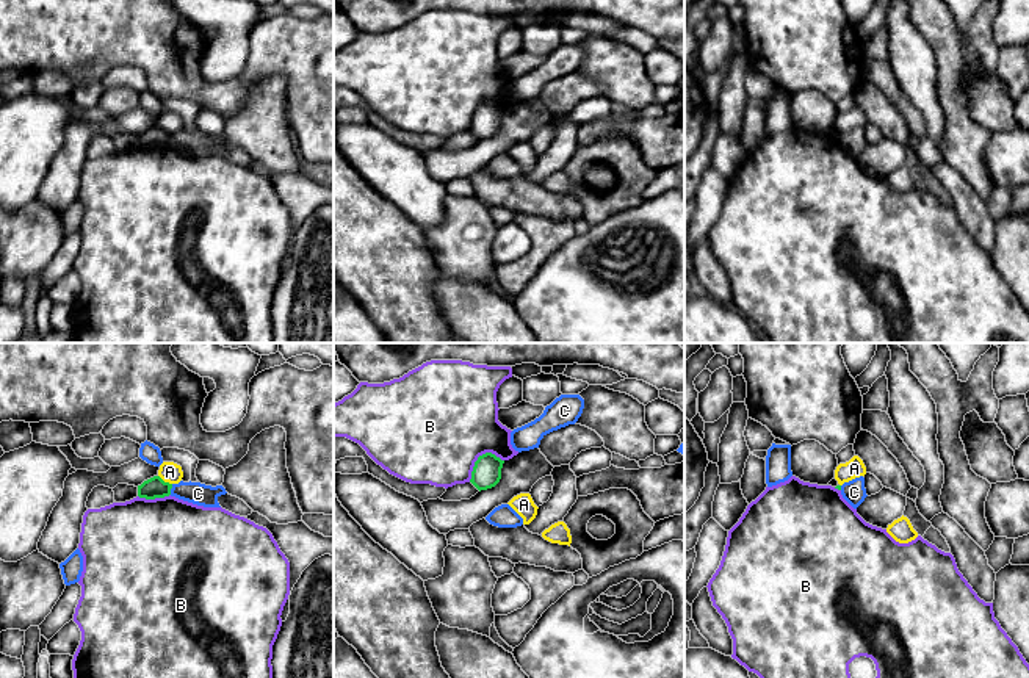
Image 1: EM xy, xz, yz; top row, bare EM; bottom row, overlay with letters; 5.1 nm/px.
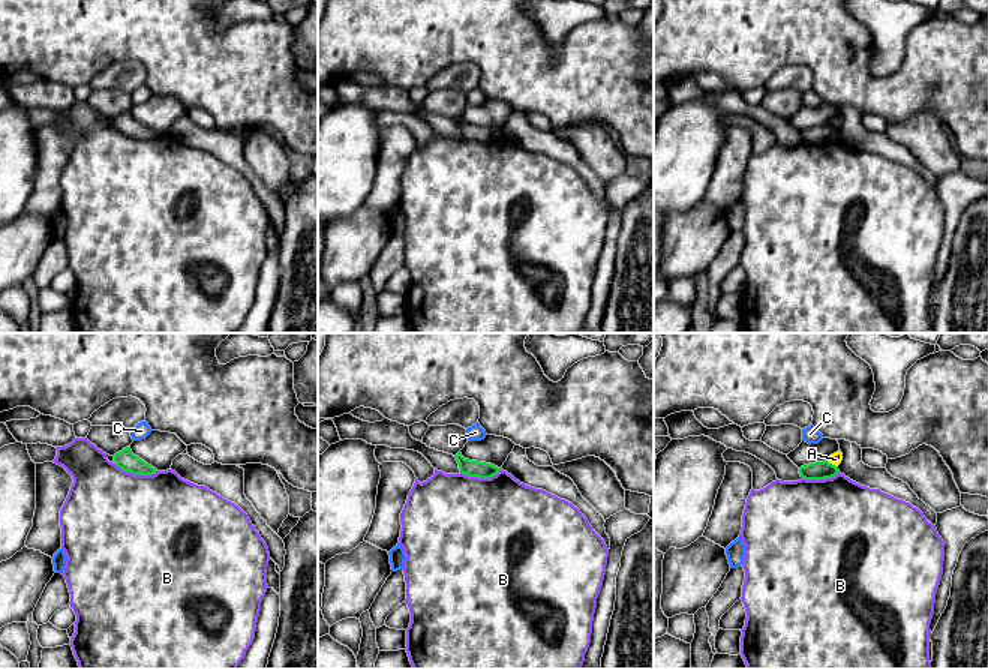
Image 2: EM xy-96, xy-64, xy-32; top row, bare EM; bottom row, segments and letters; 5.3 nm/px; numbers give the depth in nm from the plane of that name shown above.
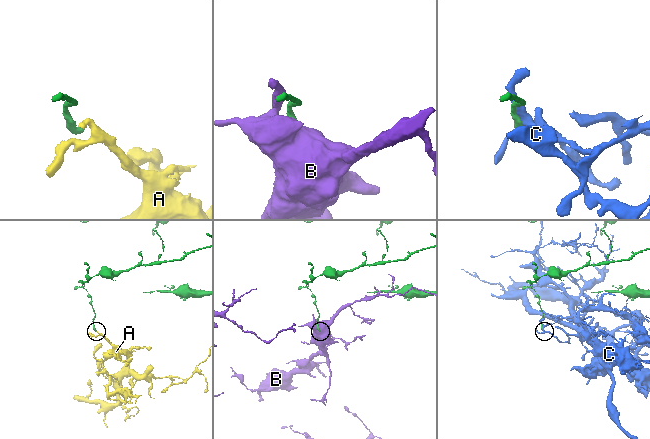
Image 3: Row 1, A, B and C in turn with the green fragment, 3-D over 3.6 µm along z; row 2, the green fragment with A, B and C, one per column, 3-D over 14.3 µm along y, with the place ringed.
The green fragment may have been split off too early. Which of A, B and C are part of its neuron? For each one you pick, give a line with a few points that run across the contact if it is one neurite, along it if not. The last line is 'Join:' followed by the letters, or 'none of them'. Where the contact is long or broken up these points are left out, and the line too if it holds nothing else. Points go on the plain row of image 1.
Join: none of them

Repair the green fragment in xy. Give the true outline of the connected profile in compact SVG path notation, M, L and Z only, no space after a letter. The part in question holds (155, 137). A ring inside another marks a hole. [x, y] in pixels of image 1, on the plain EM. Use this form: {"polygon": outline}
{"polygon": "M153 125L138 135L138 146L146 149L164 147L171 144L172 133Z"}

